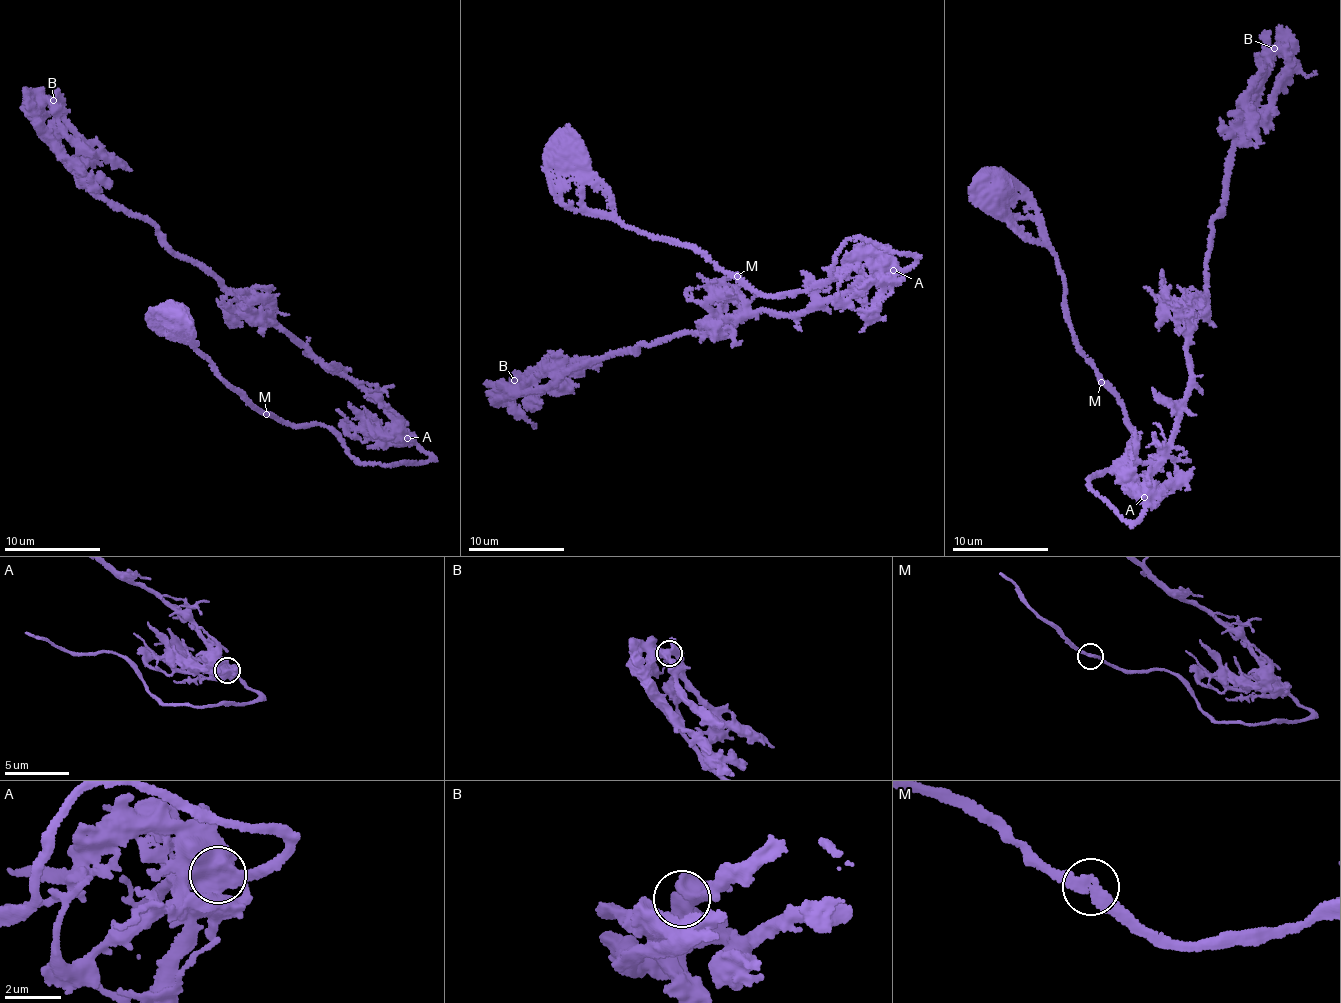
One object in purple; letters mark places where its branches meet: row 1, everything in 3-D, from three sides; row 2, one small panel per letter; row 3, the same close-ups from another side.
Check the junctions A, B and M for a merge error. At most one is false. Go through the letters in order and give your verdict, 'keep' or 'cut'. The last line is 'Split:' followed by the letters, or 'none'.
A: keep
B: keep
M: keep
Split: none

